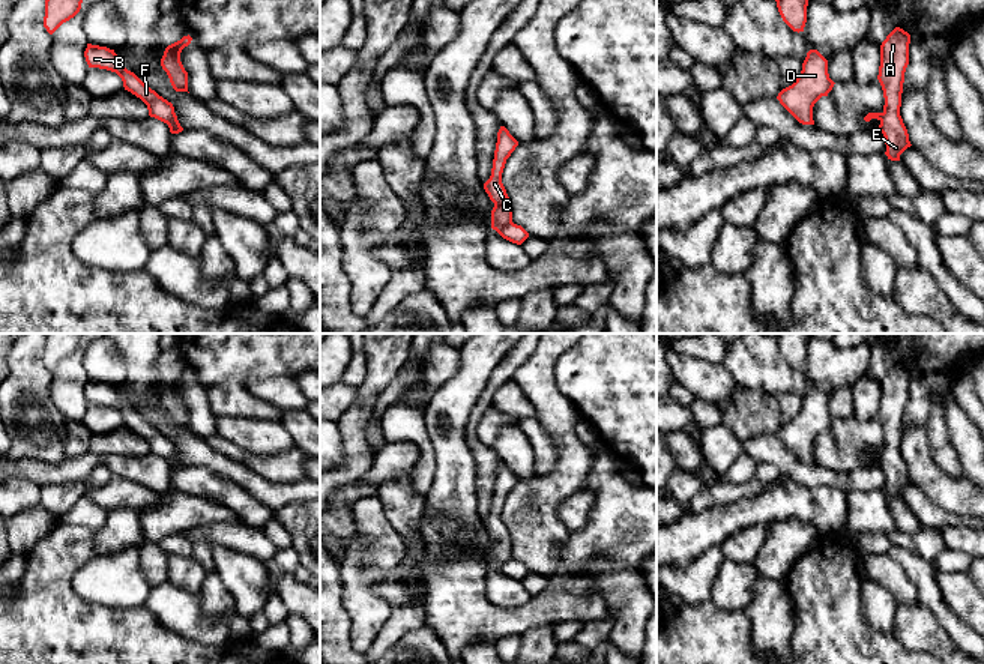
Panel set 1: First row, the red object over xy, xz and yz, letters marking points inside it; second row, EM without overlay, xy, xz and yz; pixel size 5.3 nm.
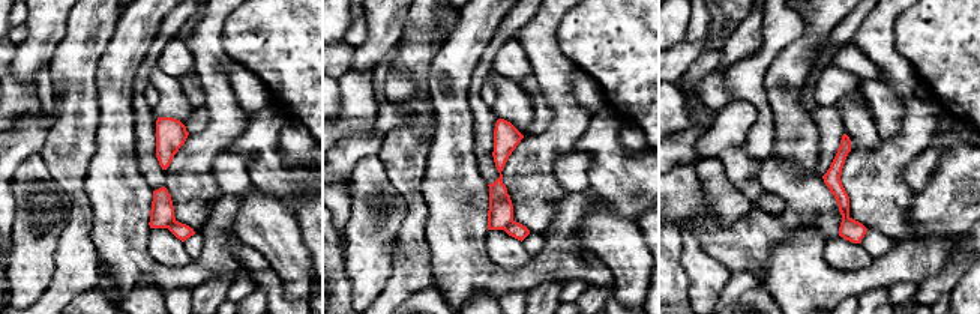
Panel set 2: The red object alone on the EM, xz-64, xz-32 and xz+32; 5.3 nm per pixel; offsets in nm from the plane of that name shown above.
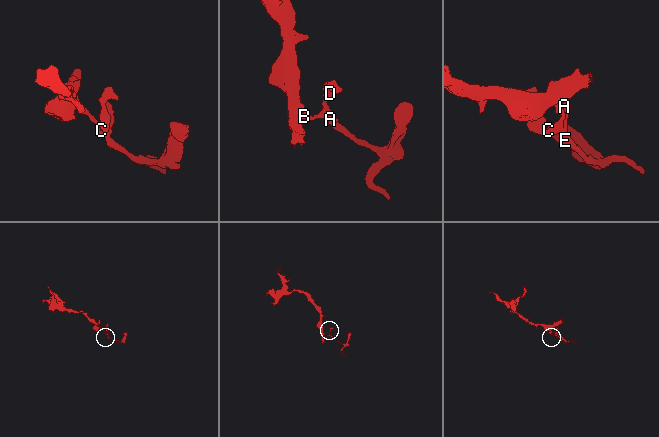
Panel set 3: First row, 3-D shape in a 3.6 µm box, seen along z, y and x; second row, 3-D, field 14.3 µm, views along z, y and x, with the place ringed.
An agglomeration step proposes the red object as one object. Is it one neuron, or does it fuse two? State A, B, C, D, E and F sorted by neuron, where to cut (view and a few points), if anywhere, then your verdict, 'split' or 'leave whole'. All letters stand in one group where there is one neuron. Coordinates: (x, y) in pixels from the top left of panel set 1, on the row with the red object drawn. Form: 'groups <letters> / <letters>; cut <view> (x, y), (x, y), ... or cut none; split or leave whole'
groups A E / B C D F; cut xz (511, 221), (498, 232); split

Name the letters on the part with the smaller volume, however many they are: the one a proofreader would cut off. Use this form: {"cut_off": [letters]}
{"cut_off": ["A", "E"]}

